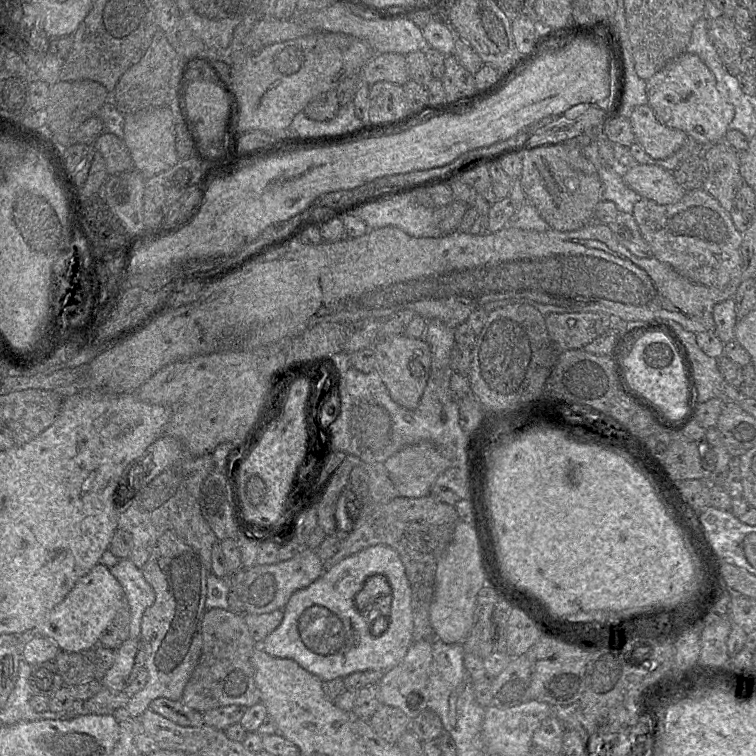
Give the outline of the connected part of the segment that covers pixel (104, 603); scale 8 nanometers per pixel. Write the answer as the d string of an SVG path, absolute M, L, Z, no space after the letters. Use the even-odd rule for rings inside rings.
M96 564L82 576L68 595L56 605L30 632L50 638L64 652L83 652L99 645L102 632L115 617L125 601L125 594L118 580L110 569Z

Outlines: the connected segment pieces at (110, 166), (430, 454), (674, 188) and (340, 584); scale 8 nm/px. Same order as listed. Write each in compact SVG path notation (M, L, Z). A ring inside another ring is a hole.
M108 132L102 133L94 142L93 147L104 158L108 176L135 170L124 141L116 135Z
M420 442L390 456L384 466L397 496L420 498L430 495L438 476L452 463L433 444Z
M637 163L633 167L624 168L623 180L642 198L660 205L674 204L686 194L676 181L673 172L658 165Z
M378 544L375 546L371 546L368 548L365 548L343 560L341 560L339 563L334 565L328 570L324 570L323 574L315 580L312 584L307 586L306 588L297 590L293 593L293 595L290 597L289 601L287 602L286 606L283 608L283 619L280 623L280 625L271 632L262 643L256 643L257 645L261 645L262 649L270 656L282 658L282 659L291 659L295 661L300 667L308 671L309 673L319 677L322 681L327 682L336 678L345 678L346 676L354 673L354 672L360 672L360 671L366 671L366 670L378 670L387 672L388 670L394 668L397 666L406 656L410 646L413 644L413 613L411 608L411 600L412 600L412 591L410 582L407 578L404 564L397 553L396 550L391 548L390 546ZM372 575L383 575L387 578L387 581L391 588L391 594L389 596L385 596L384 598L388 600L388 629L379 638L373 638L368 631L367 624L370 620L368 616L362 616L355 607L355 595L361 590L363 587L365 581Z

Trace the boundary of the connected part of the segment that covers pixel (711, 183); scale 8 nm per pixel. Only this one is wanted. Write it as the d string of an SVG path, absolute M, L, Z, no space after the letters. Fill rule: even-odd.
M724 140L709 146L704 157L707 178L703 188L728 212L735 209L735 196L743 184L740 173L740 152Z

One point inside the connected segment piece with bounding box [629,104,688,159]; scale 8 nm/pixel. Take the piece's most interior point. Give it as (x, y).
(659, 141)

